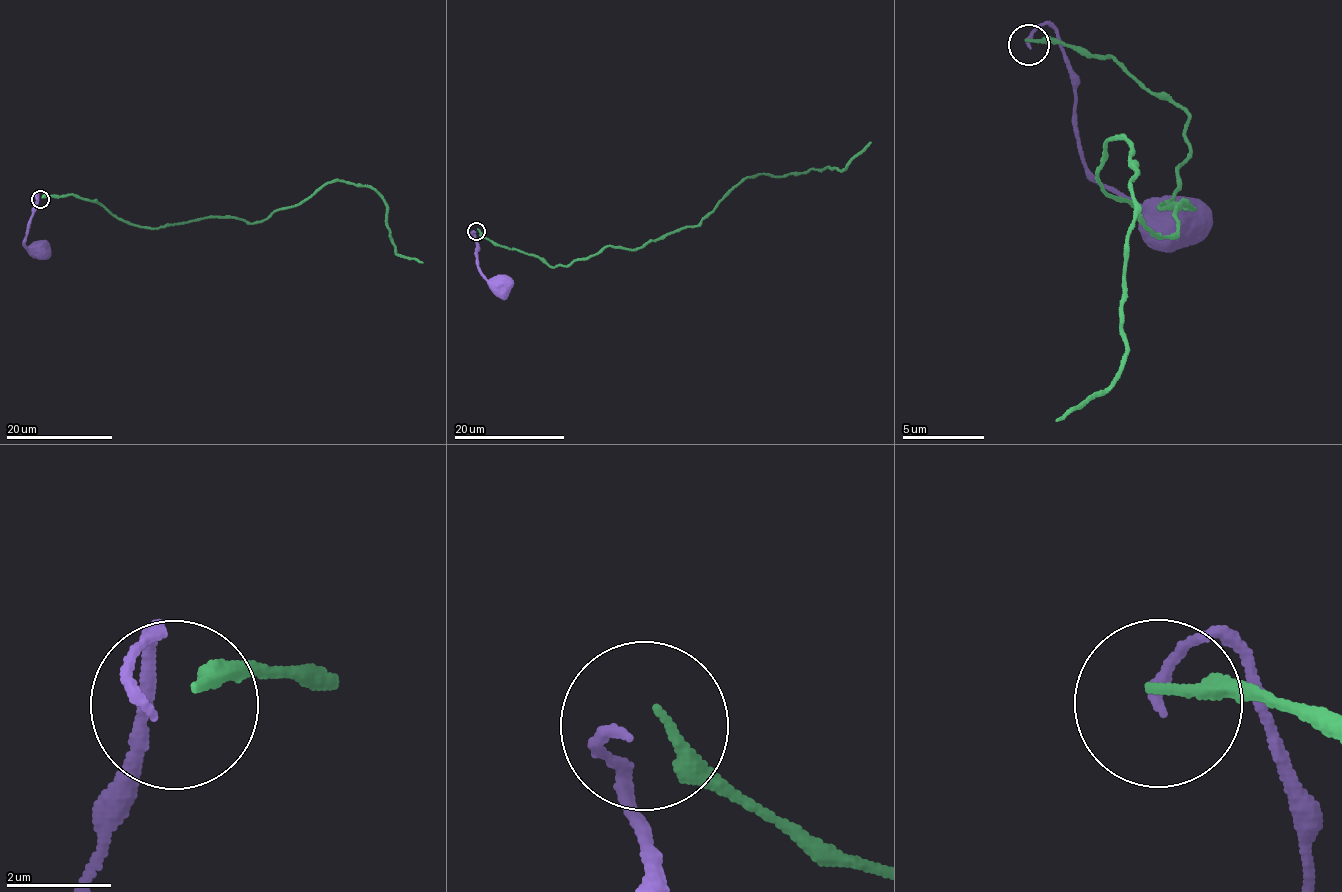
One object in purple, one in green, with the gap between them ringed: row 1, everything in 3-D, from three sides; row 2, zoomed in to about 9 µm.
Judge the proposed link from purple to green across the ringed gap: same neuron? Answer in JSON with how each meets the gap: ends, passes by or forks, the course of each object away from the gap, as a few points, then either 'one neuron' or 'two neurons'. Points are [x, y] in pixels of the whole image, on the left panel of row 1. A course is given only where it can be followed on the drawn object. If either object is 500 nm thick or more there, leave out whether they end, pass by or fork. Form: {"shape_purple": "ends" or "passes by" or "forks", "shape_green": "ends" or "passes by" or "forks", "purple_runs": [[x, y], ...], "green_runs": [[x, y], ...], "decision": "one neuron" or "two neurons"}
{"shape_purple": "ends", "shape_green": "ends", "purple_runs": [[38, 199], [38, 192], [23, 242], [28, 249], [40, 251]], "green_runs": [[42, 197], [95, 199], [144, 227], [259, 222], [349, 181], [383, 200], [398, 254], [422, 263]], "decision": "two neurons"}

